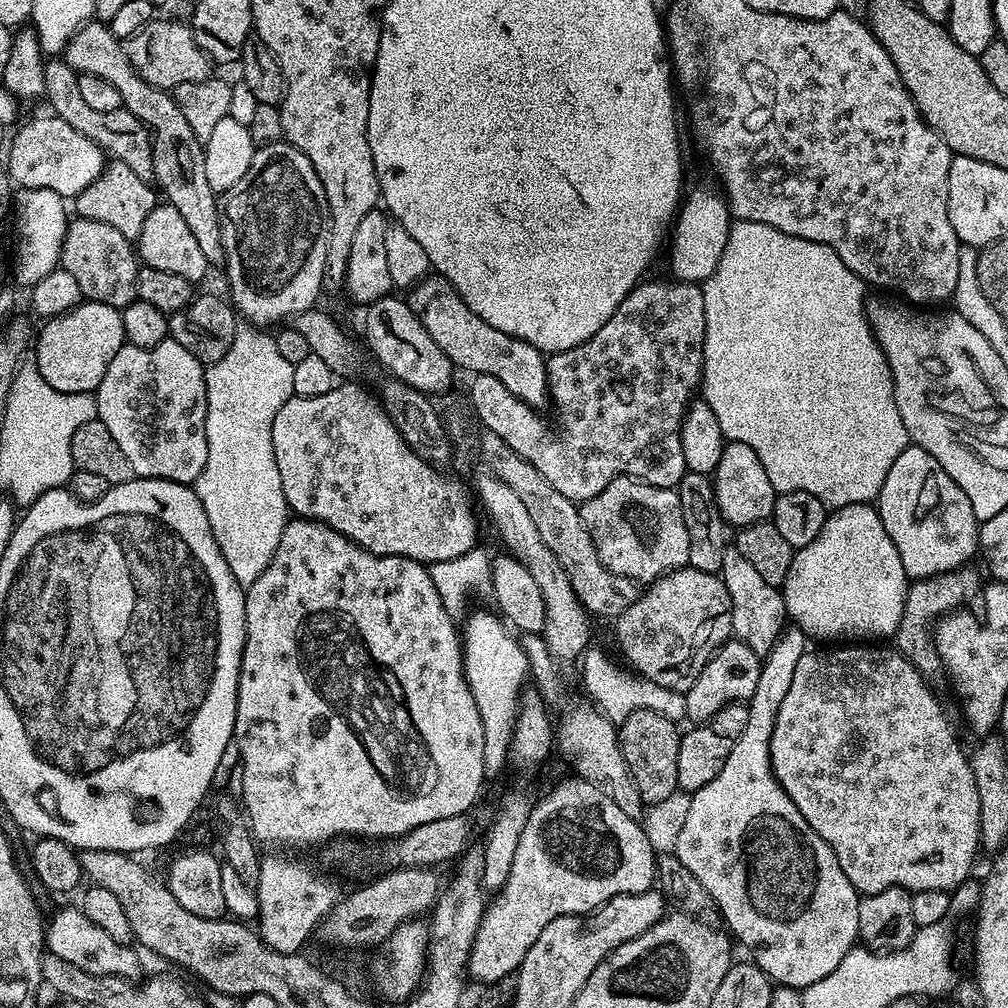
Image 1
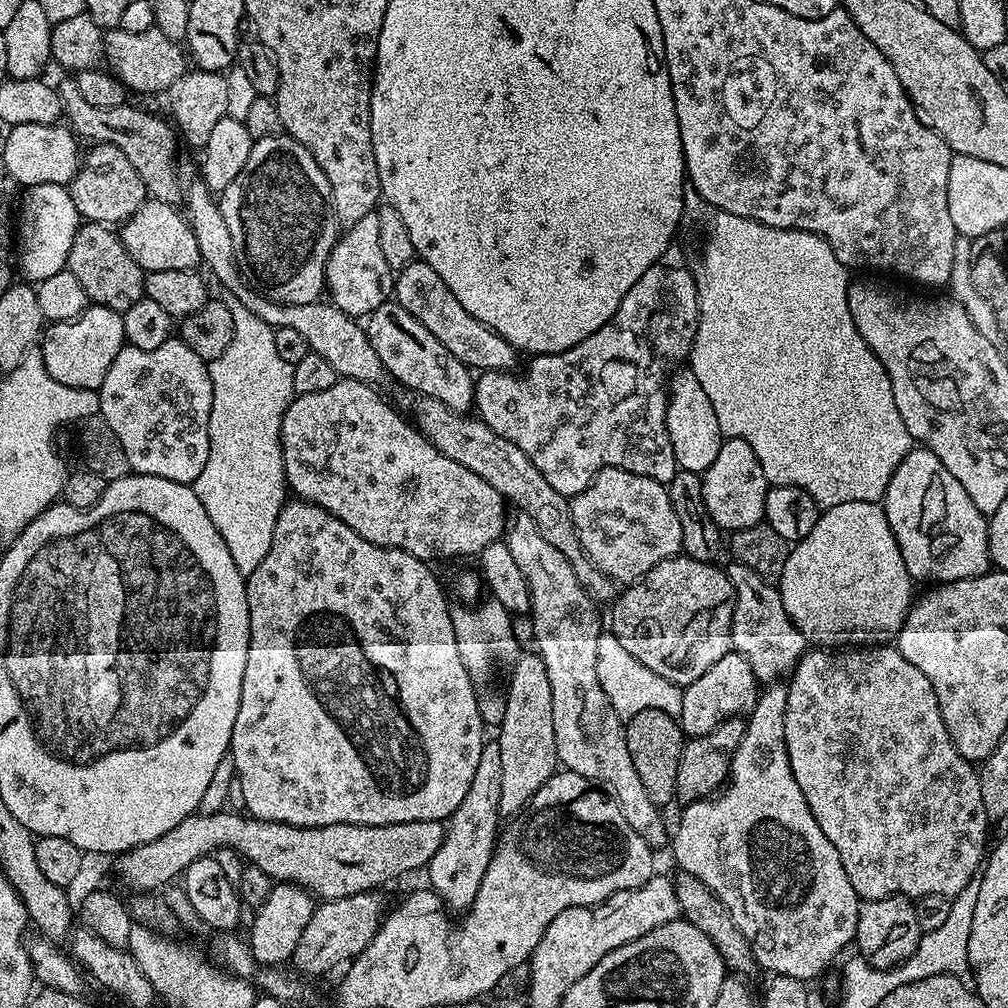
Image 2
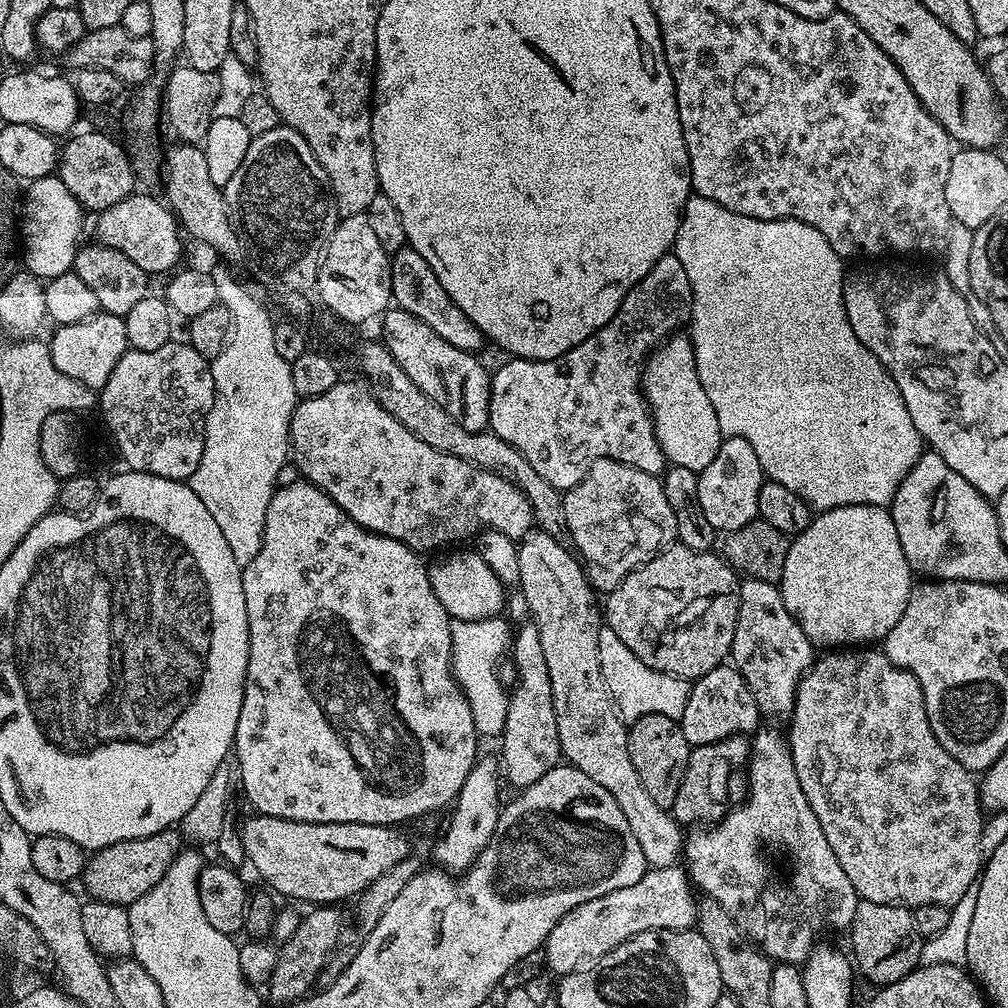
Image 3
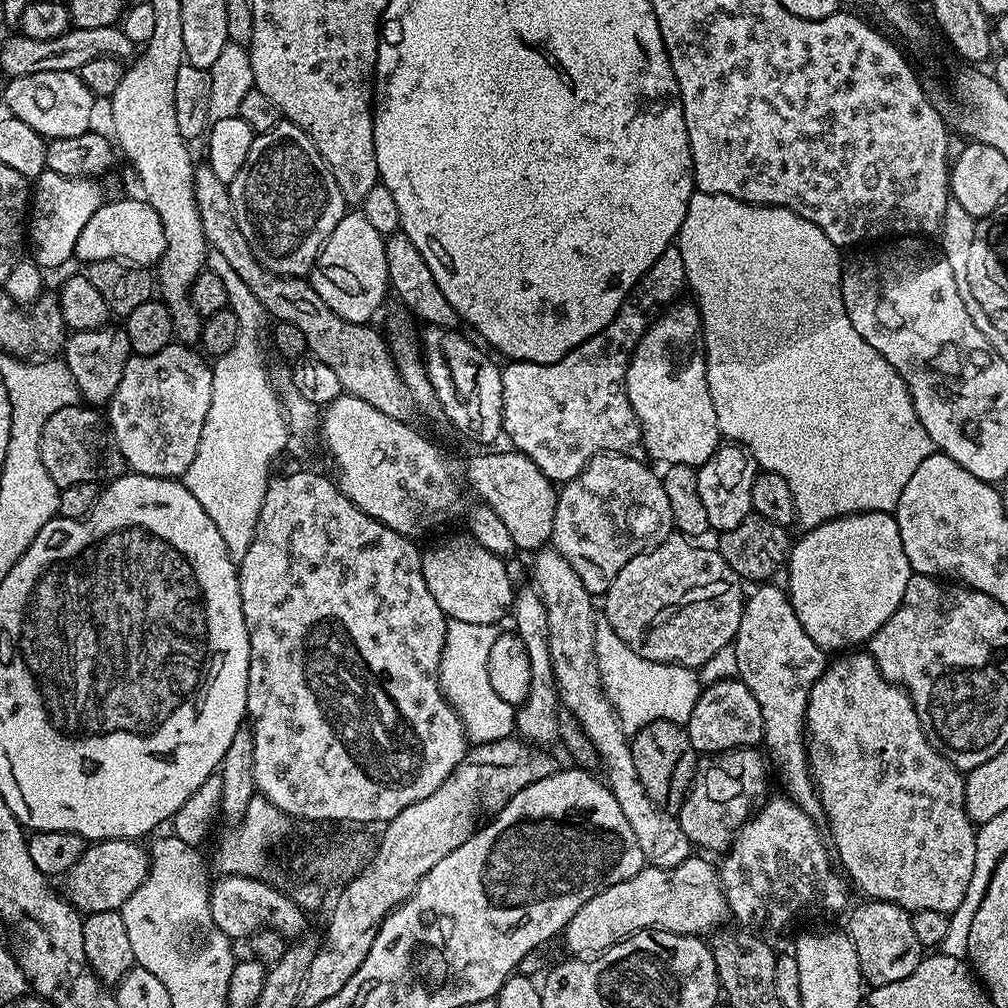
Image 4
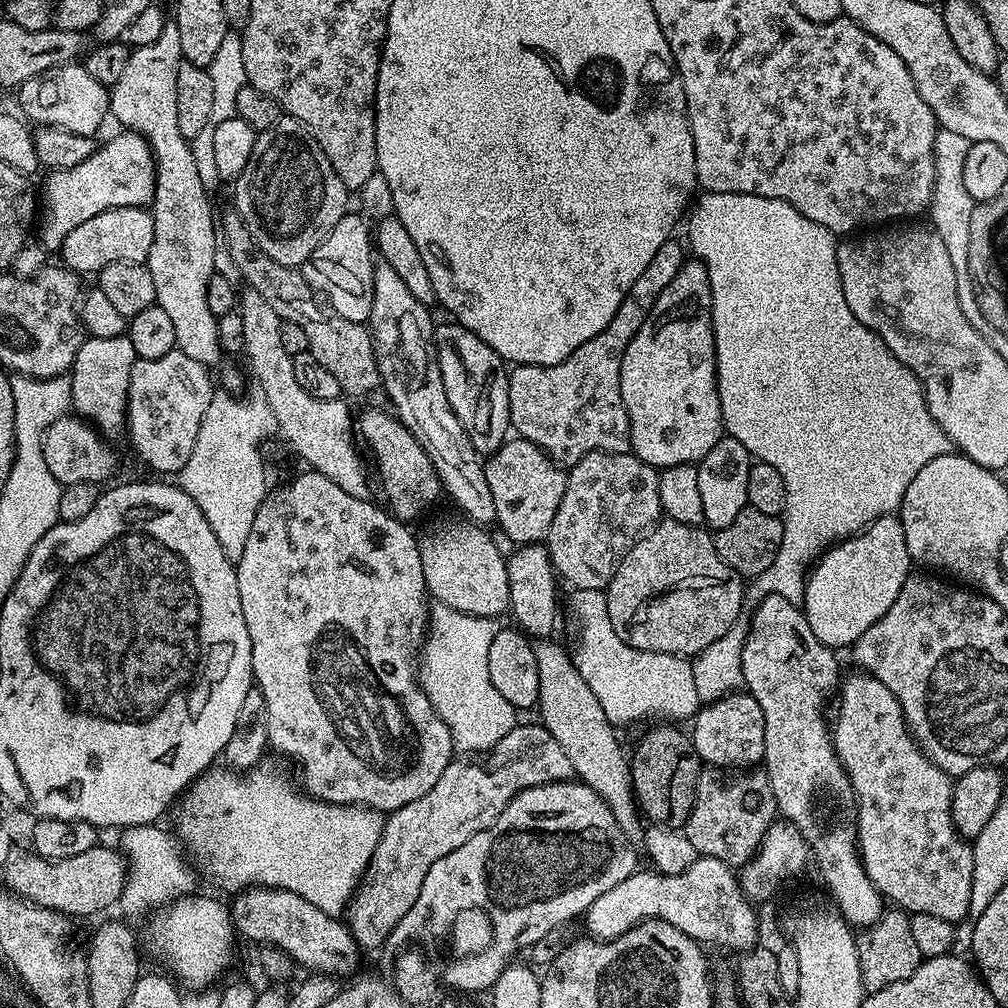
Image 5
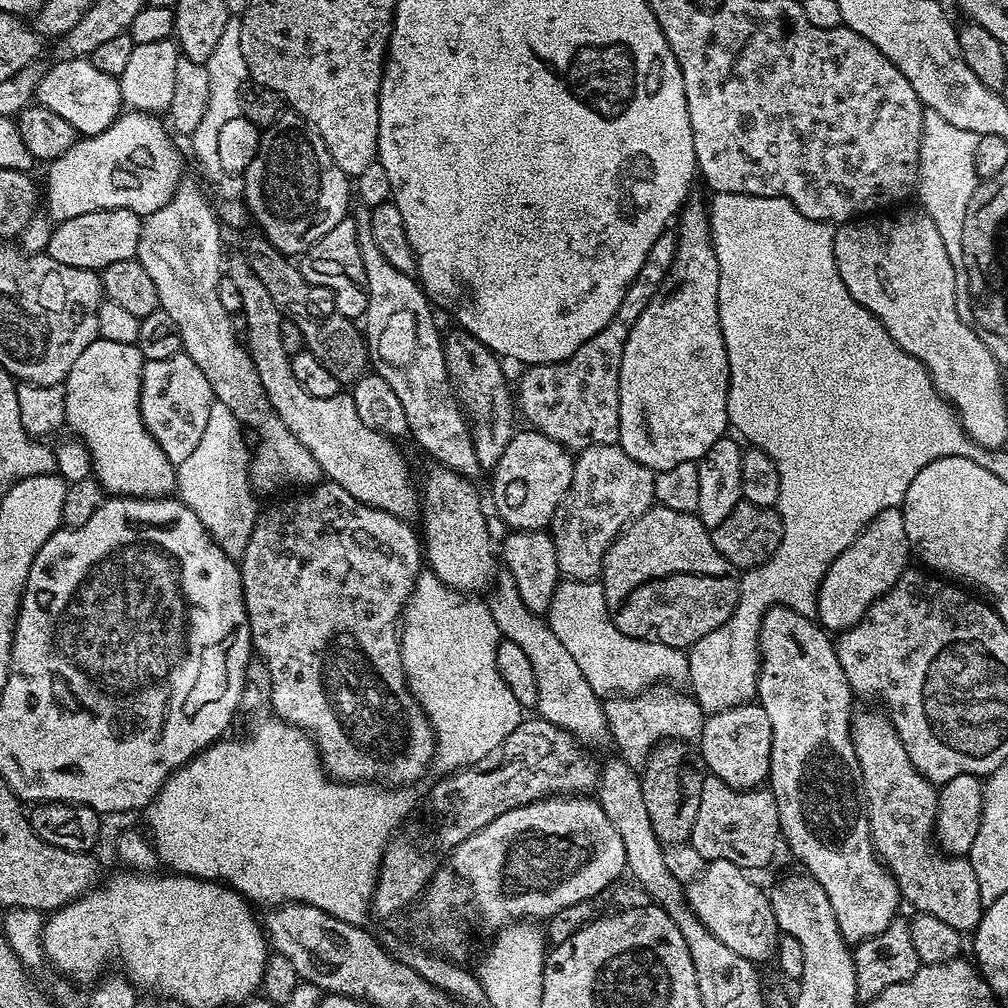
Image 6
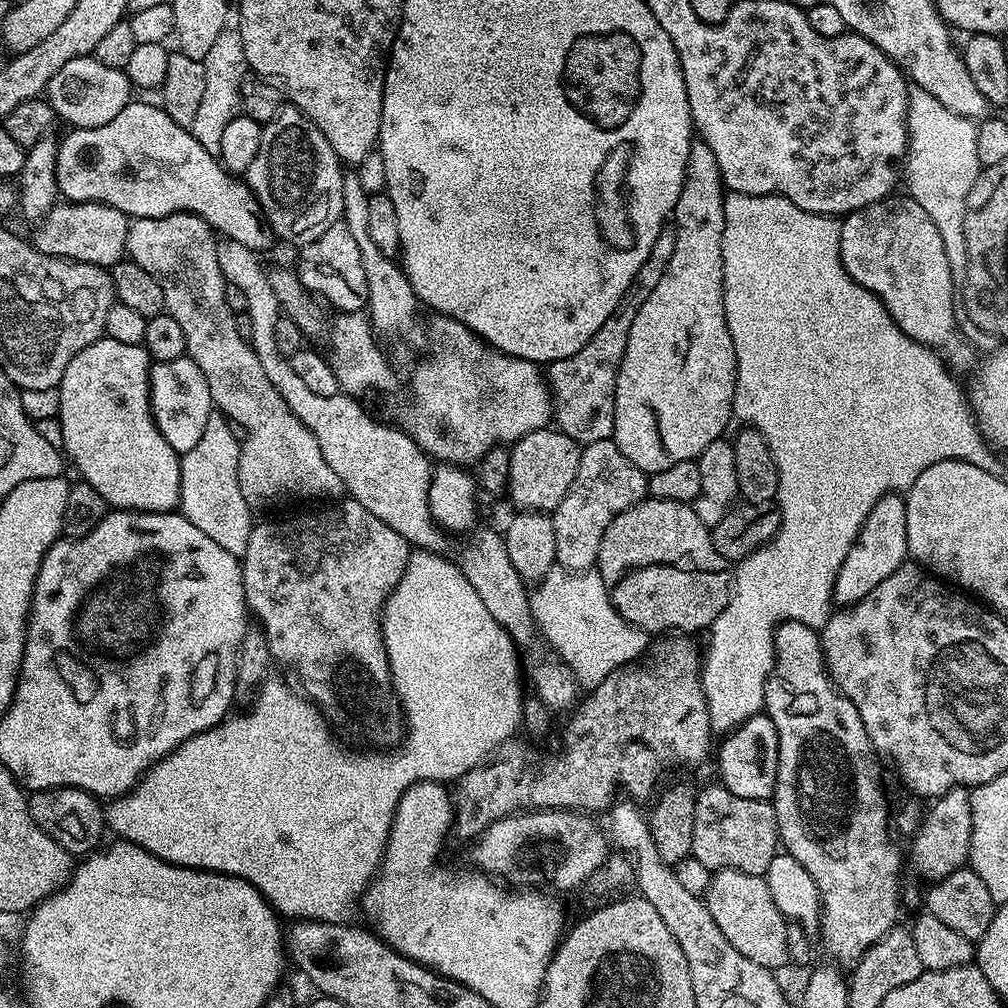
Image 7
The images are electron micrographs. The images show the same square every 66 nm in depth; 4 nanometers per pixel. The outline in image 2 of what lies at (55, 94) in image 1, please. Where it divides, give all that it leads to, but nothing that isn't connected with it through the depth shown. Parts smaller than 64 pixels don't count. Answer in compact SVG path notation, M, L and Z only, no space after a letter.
M72 78L58 84L58 91L63 119L77 137L85 136L88 142L118 146L118 150L130 158L130 166L138 170L138 178L142 178L145 193L151 199L164 200L173 206L181 203L182 183L176 177L175 160L178 136L167 119L159 120L154 113L135 108L132 102L114 106L114 110L98 110L98 106L90 106L83 100L82 94L78 94L78 86Z

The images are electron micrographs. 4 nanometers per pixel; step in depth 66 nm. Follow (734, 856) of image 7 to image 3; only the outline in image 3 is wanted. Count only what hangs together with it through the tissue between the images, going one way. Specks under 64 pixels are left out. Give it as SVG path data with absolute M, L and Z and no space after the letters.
M731 736L722 738L722 742L693 748L682 786L678 786L678 798L674 798L674 806L670 810L674 819L681 826L704 826L720 820L736 805L742 804L748 795L746 765L751 755L748 736Z

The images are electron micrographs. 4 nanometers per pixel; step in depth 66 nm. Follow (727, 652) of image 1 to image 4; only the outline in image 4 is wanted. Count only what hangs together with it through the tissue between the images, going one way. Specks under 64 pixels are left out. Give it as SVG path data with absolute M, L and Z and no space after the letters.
M738 678L719 680L707 685L701 691L698 702L694 702L694 714L690 714L686 727L690 742L698 754L725 752L735 748L754 748L764 739L764 719L762 718L762 710L758 706L758 698L754 698L752 691Z

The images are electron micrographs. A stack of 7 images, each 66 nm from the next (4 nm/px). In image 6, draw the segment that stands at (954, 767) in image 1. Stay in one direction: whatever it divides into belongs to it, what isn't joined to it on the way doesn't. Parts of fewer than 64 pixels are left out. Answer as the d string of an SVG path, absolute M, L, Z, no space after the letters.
M857 711L852 717L852 741L854 742L854 750L856 757L860 763L860 782L862 785L862 795L866 801L868 809L868 825L872 831L872 844L876 847L876 855L888 865L888 870L896 880L896 885L900 887L900 895L905 901L908 900L911 906L917 912L925 912L926 914L934 914L934 918L939 918L941 922L947 922L949 926L954 926L954 930L958 930L961 934L975 933L978 922L984 917L984 909L986 907L982 894L978 890L978 877L974 874L974 866L971 859L962 856L949 856L940 851L936 837L936 811L938 810L938 788L937 785L930 783L922 773L916 769L914 762L910 762L910 754L906 754L906 746L898 738L898 734L894 730L891 720L883 711L880 712L860 712Z

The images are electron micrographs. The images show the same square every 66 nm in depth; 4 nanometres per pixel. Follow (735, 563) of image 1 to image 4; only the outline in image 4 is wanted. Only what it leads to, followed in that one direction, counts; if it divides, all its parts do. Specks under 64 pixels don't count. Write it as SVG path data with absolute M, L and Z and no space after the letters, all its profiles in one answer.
M764 582L747 593L742 622L738 622L734 641L736 670L738 679L752 691L754 698L758 698L764 719L762 744L767 759L776 763L780 784L785 788L781 789L806 815L816 818L822 809L816 783L812 781L812 770L808 767L804 715L808 691L825 670L826 653L816 645L814 638L810 638L810 634L806 634L806 630L802 630L802 622L798 622L798 614L794 614L787 591L774 585Z

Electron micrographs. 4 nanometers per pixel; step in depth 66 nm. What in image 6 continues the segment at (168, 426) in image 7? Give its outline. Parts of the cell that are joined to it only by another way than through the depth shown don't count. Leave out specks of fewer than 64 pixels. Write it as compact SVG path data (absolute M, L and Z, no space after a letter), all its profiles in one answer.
M182 351L170 358L158 358L157 360L145 360L142 370L142 382L140 383L140 413L146 430L162 446L162 454L170 458L172 464L178 465L186 462L186 457L193 452L198 441L202 439L206 422L210 418L210 406L214 402L210 382L206 382L206 374L194 366L194 362Z

